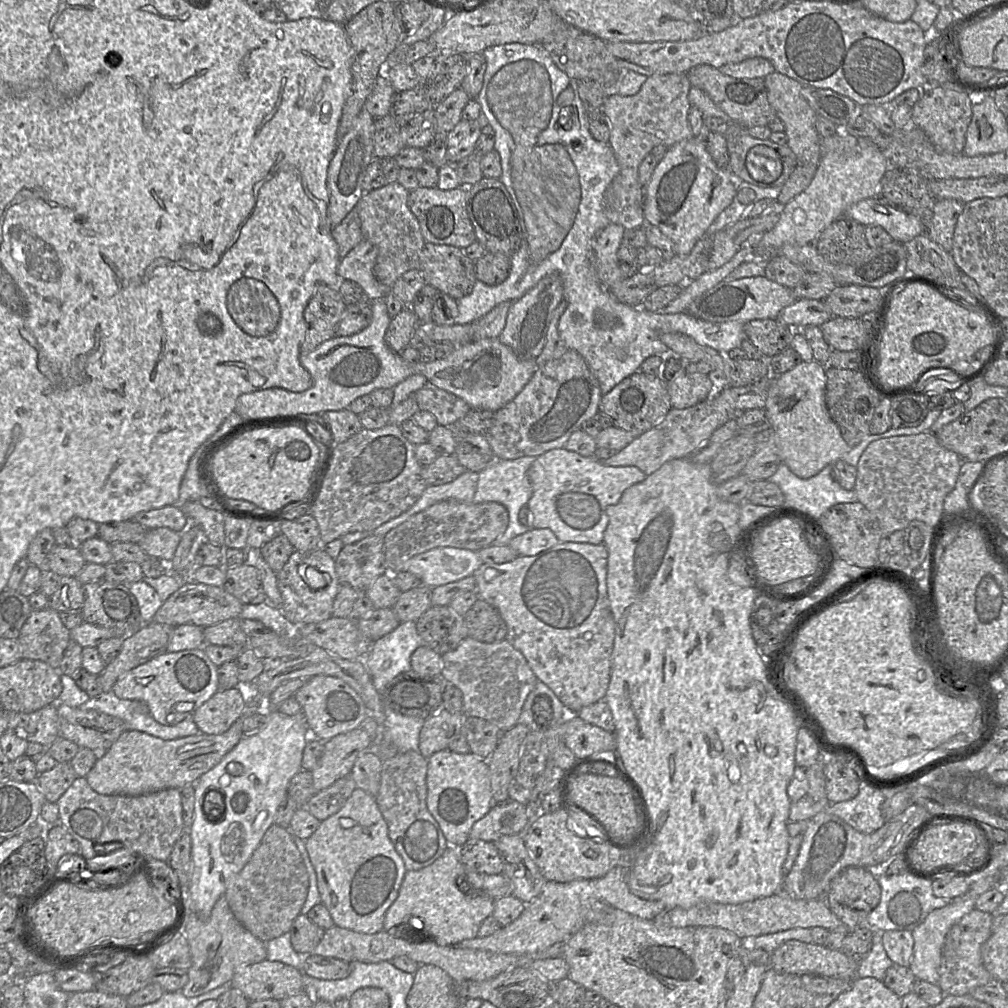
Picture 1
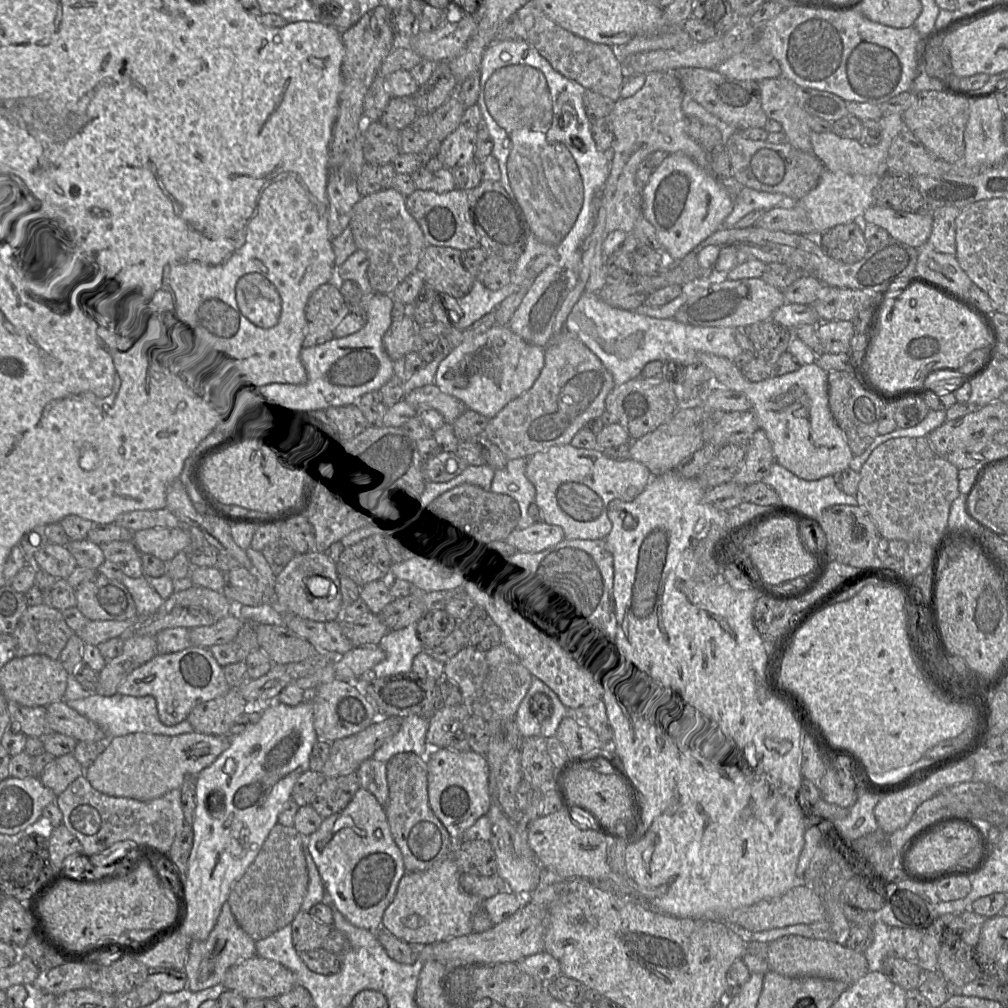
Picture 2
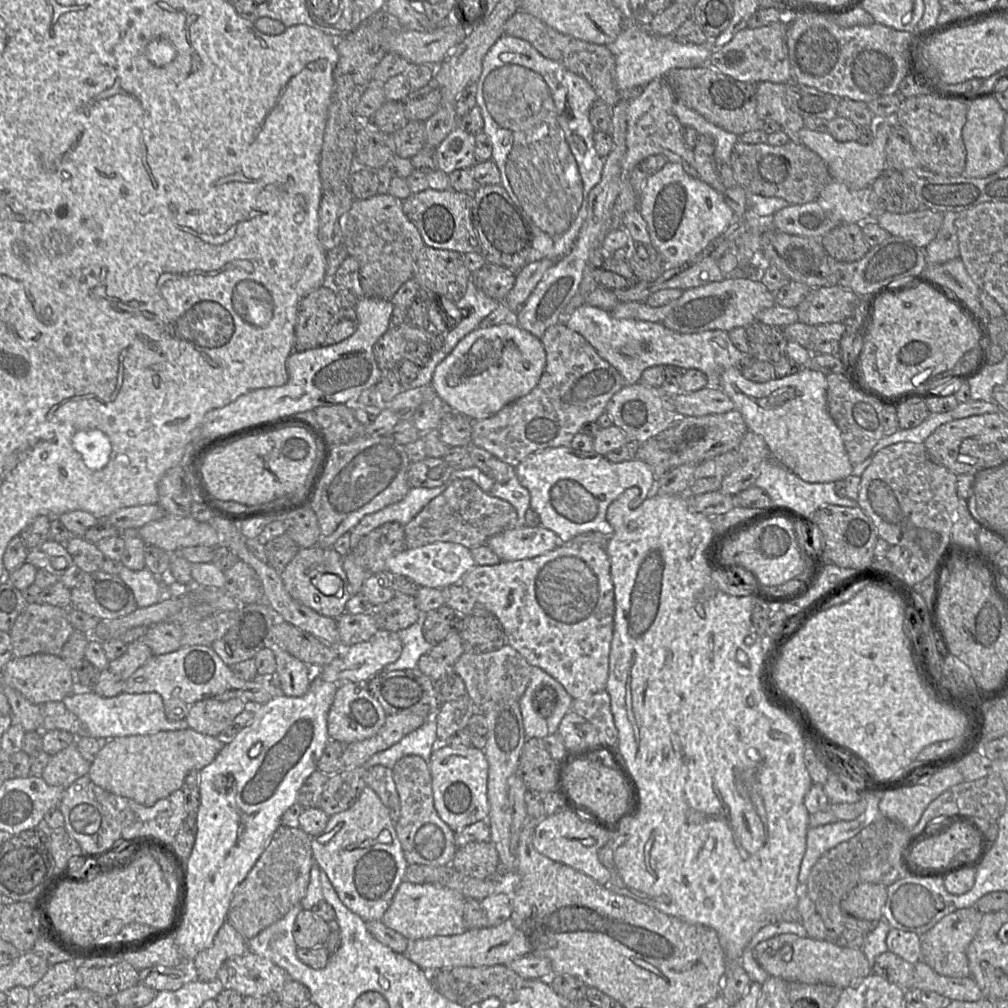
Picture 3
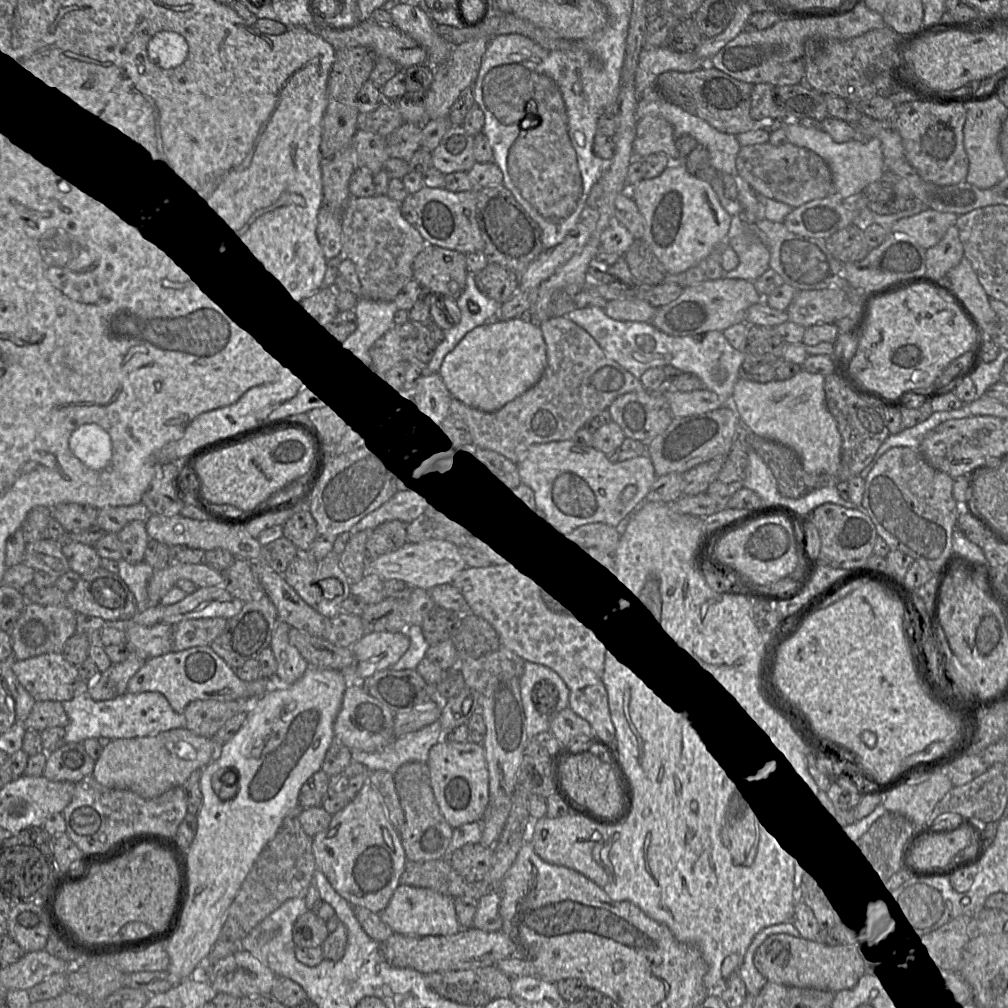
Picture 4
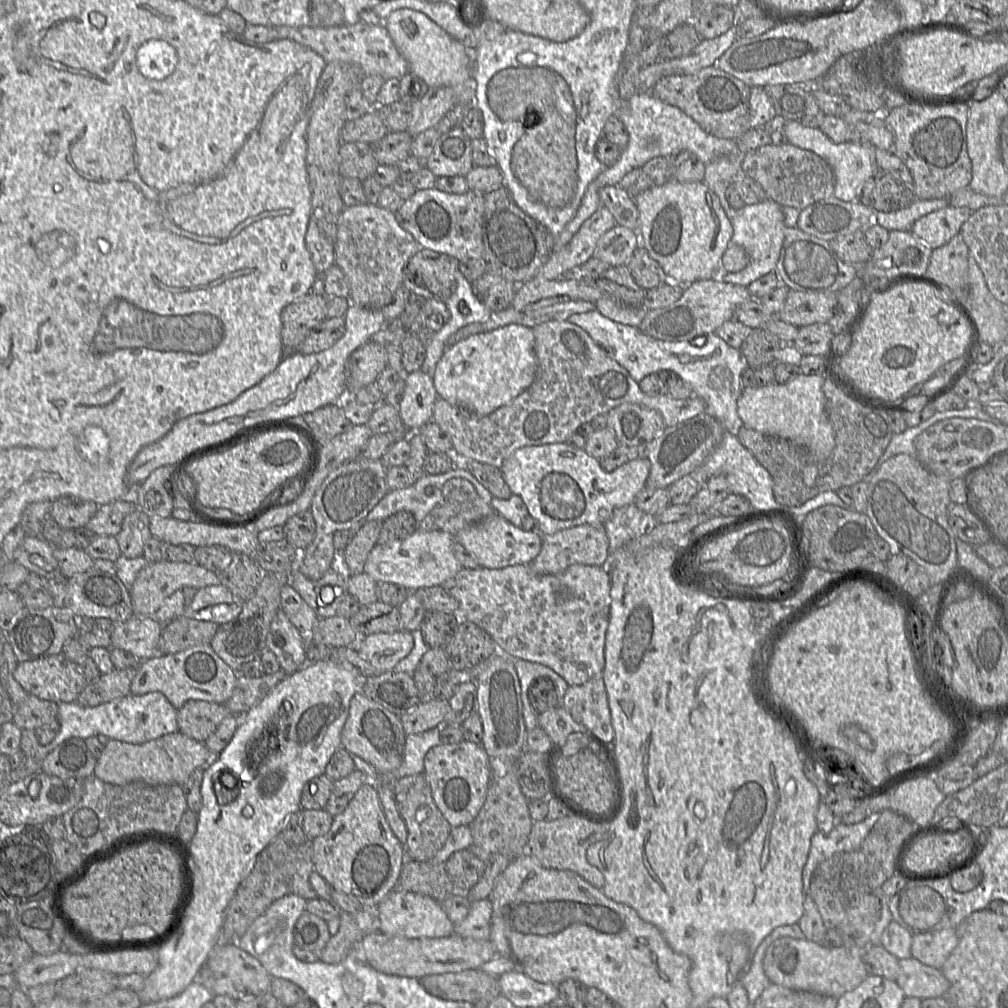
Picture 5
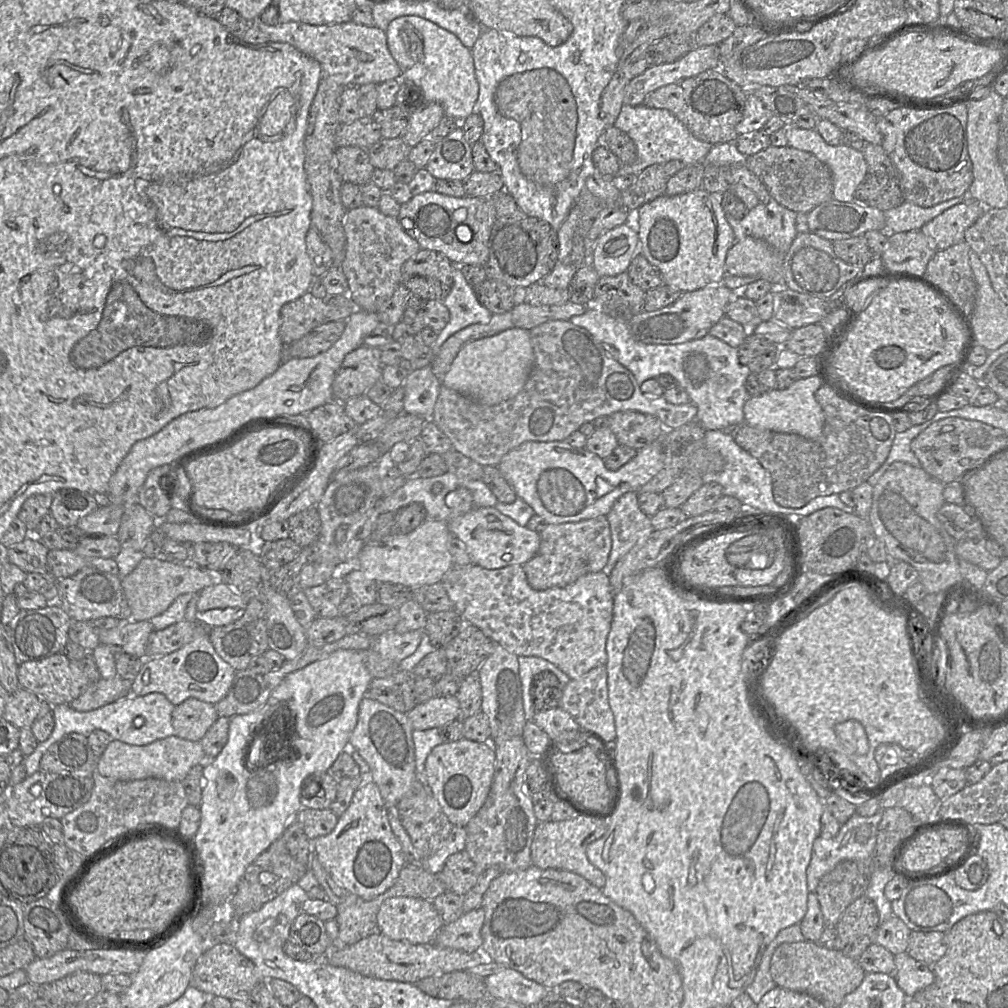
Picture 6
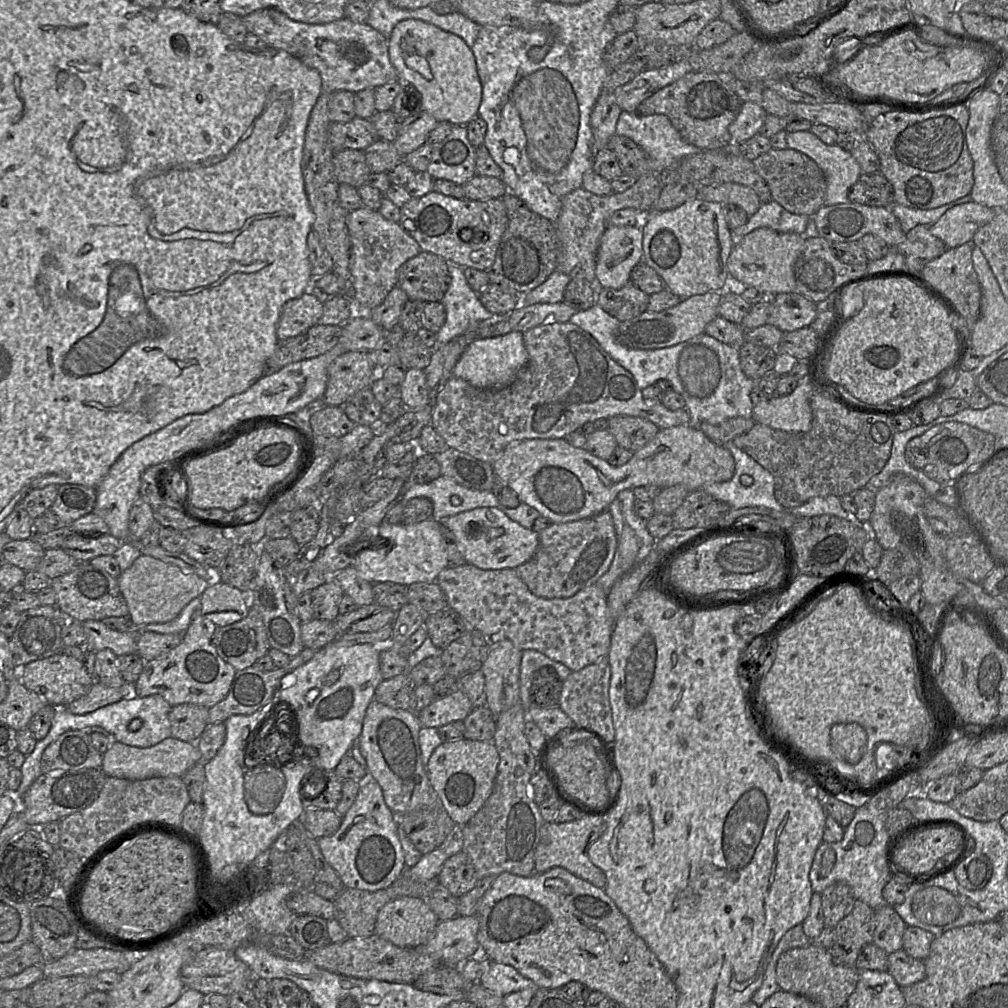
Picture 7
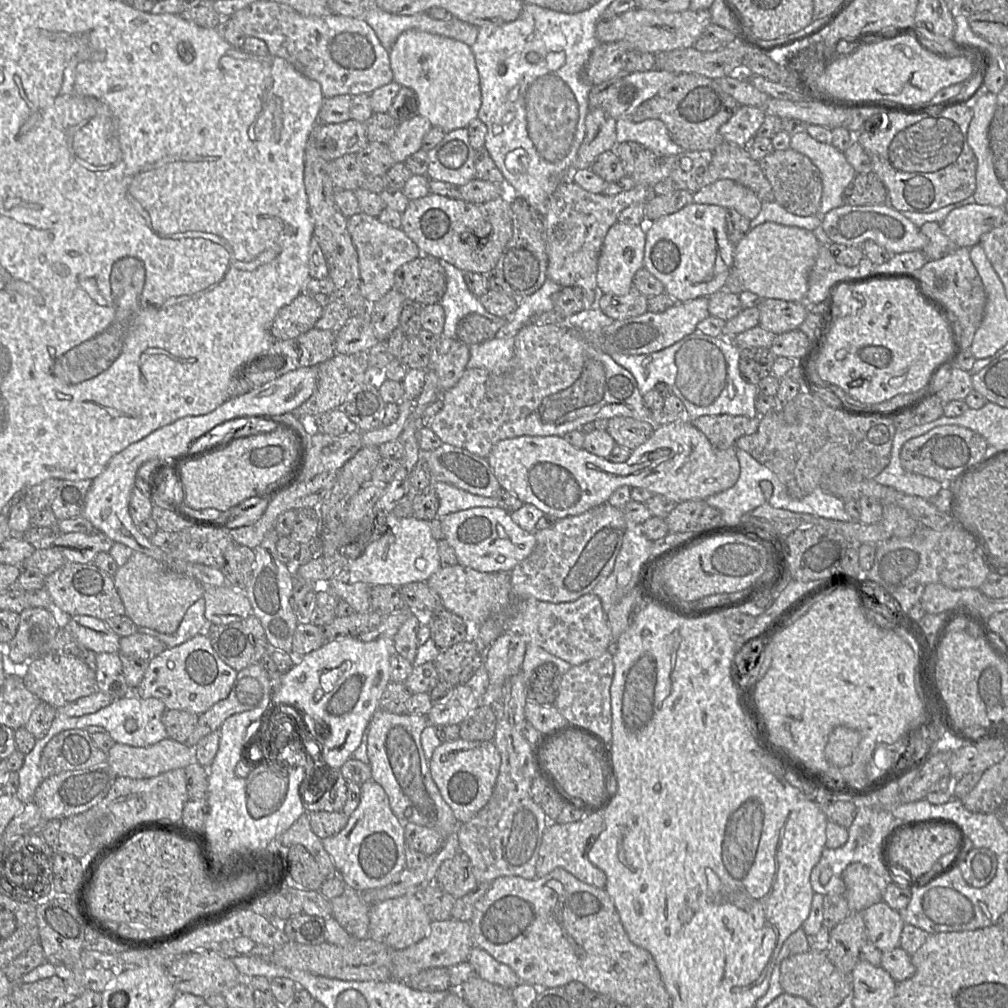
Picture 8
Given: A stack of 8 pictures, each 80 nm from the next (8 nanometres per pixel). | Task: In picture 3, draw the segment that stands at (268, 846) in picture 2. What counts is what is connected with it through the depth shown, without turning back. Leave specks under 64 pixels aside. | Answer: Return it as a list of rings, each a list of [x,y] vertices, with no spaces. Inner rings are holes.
[[[280,825],[245,880],[235,889],[227,921],[245,940],[280,920],[305,897],[313,865],[312,837],[299,827]]]

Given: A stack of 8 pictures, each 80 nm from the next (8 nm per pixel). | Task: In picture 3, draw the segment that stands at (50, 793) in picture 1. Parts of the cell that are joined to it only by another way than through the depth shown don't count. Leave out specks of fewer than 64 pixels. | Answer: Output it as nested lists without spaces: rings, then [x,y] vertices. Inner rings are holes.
[[[73,743],[50,756],[42,778],[48,785],[68,788],[78,778],[88,774],[90,765]]]

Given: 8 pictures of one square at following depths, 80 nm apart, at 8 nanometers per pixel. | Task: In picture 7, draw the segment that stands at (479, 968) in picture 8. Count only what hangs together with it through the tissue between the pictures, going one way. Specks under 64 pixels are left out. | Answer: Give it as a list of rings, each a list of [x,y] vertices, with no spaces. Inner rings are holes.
[[[488,961],[488,970],[477,983],[502,997],[524,989],[538,990],[531,980],[519,974],[513,967],[493,961]]]

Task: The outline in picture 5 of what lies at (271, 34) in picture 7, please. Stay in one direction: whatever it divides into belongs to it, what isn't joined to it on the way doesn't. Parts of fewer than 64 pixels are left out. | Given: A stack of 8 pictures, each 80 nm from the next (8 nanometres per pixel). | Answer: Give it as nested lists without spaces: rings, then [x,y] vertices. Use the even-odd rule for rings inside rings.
[[[361,20],[344,26],[278,26],[275,27],[276,39],[290,39],[309,47],[327,63],[342,61],[357,64],[364,76],[378,74],[385,80],[401,79],[409,72],[407,61],[398,52],[385,25],[371,25]]]

